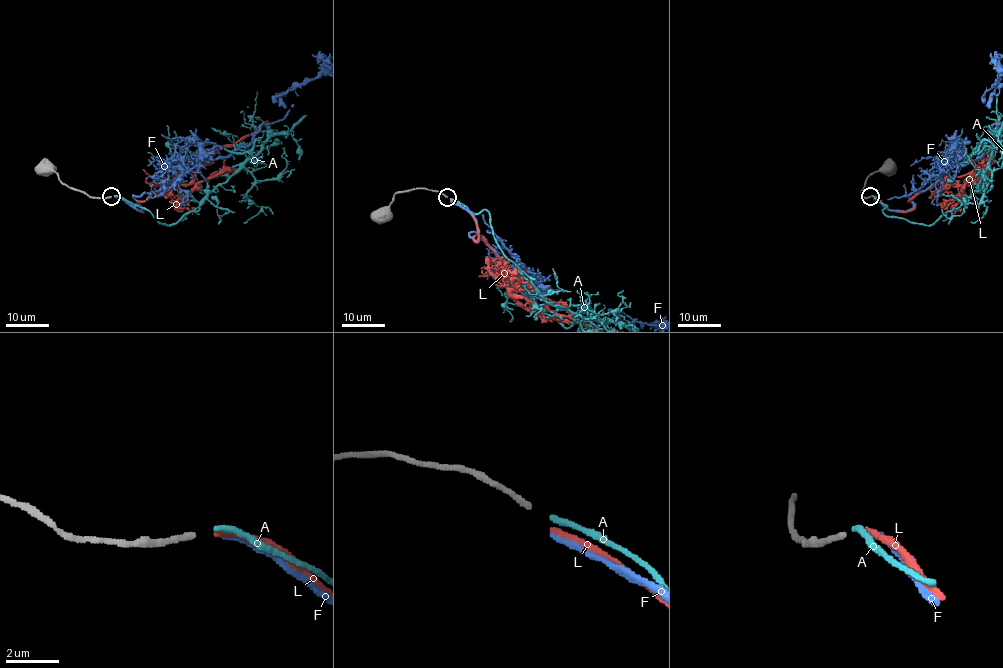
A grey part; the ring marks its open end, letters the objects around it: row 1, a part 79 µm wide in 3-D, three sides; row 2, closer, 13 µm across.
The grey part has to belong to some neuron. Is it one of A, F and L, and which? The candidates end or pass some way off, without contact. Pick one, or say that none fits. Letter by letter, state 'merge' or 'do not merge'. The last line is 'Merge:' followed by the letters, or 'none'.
A: merge
F: do not merge
L: do not merge
Merge: A

